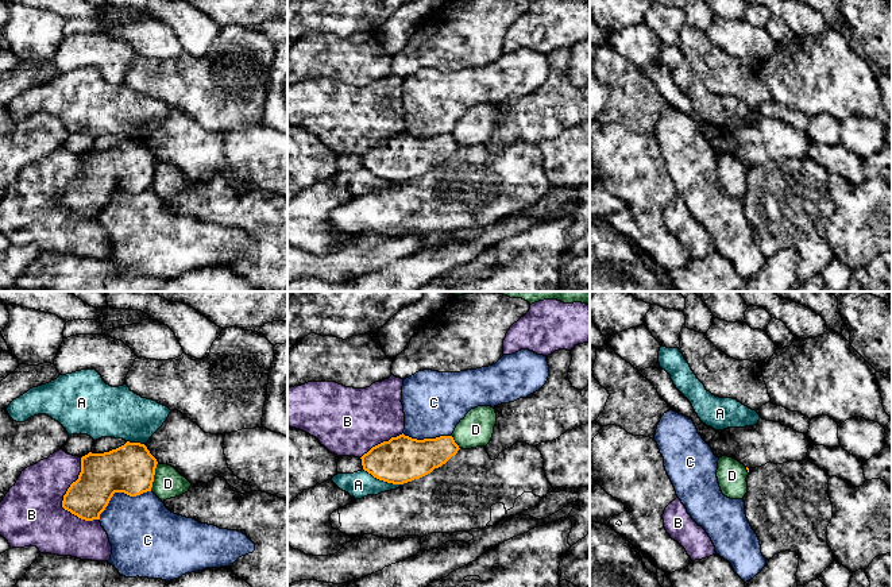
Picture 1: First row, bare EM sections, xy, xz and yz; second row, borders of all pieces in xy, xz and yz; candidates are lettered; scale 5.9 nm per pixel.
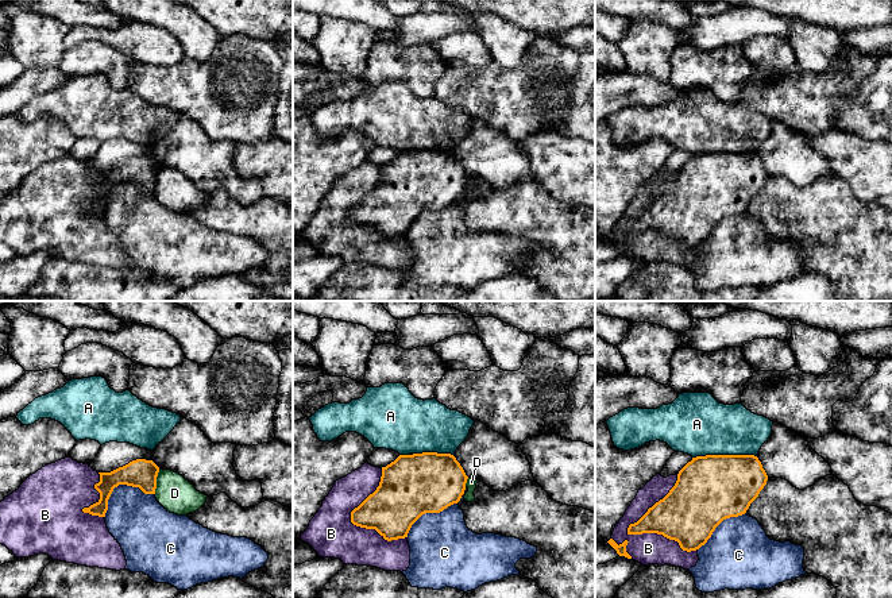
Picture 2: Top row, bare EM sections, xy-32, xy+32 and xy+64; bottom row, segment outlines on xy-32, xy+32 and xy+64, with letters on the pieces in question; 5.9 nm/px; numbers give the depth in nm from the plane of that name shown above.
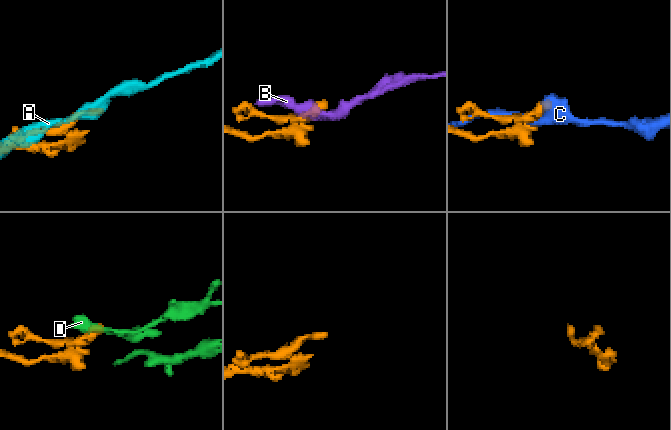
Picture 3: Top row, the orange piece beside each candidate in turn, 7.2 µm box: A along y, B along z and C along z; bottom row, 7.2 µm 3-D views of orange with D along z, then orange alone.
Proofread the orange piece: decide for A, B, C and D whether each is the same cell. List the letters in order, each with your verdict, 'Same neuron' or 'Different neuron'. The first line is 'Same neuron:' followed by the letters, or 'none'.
Same neuron: none
A: Different neuron
B: Different neuron
C: Different neuron
D: Different neuron

